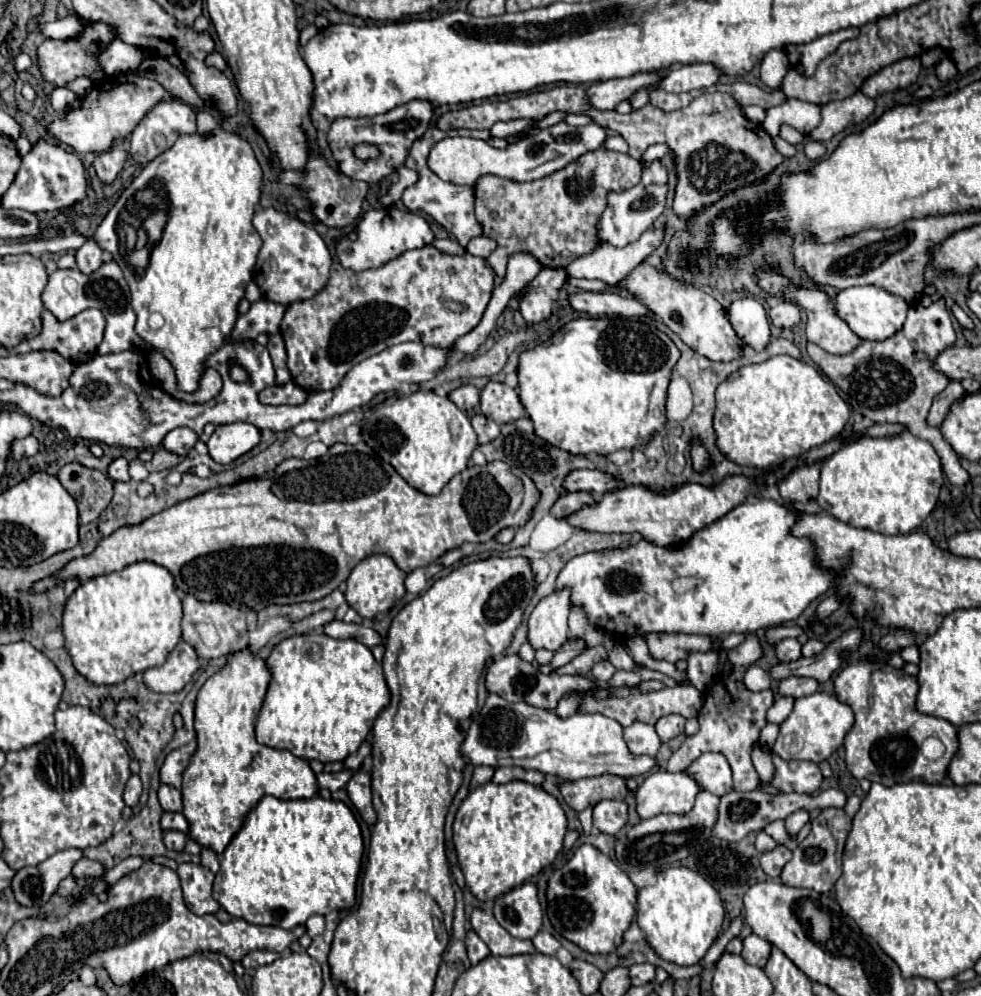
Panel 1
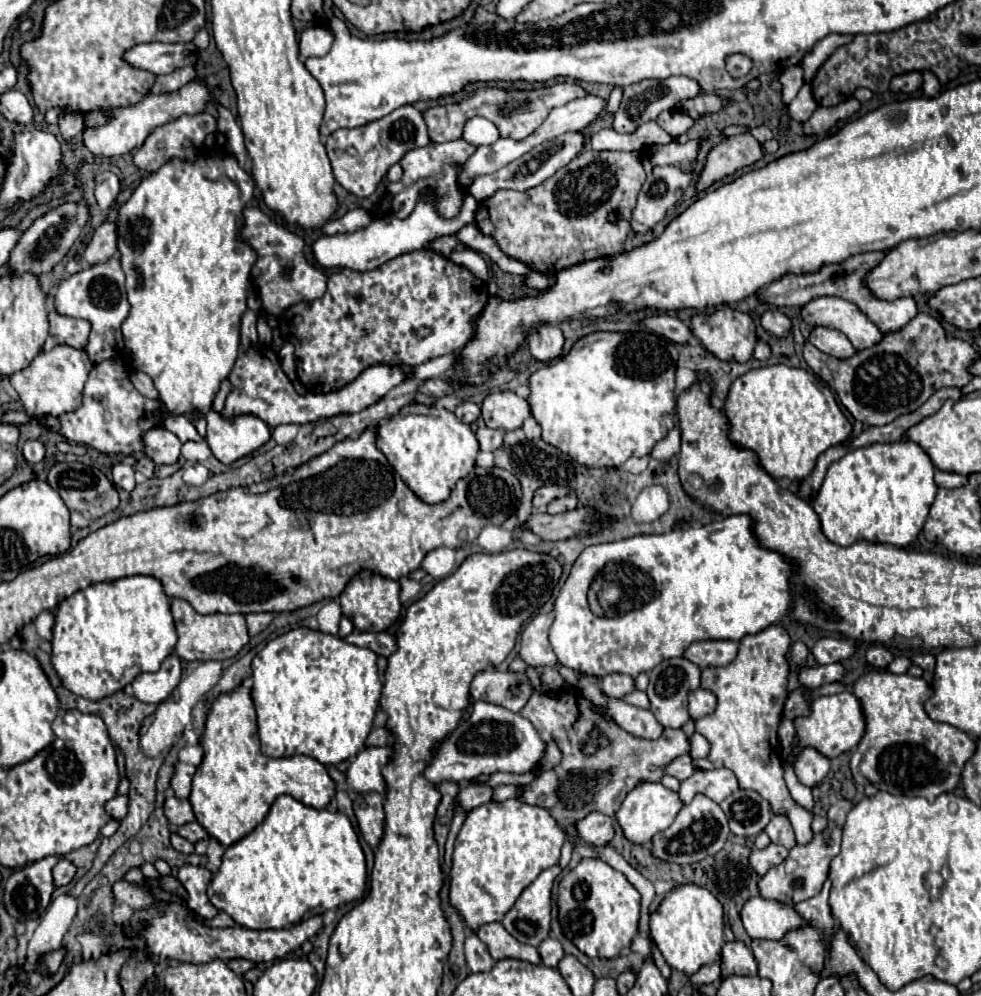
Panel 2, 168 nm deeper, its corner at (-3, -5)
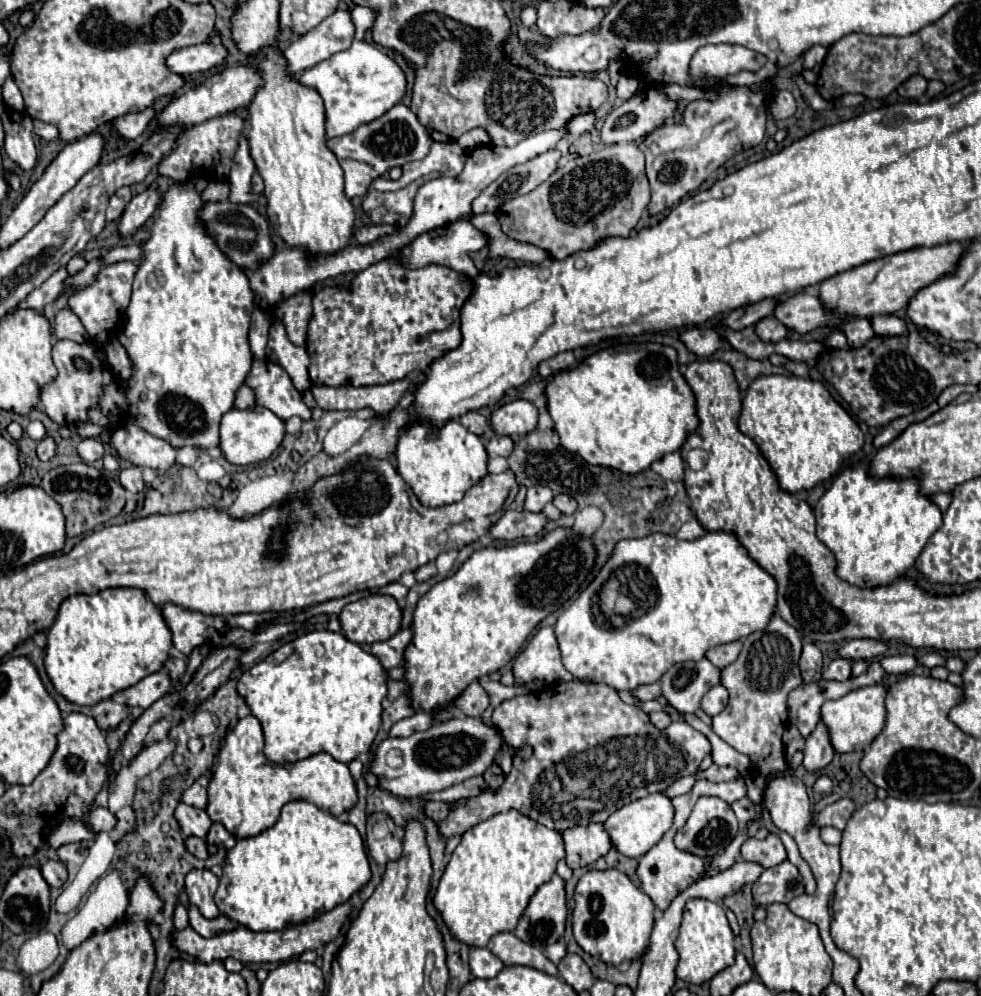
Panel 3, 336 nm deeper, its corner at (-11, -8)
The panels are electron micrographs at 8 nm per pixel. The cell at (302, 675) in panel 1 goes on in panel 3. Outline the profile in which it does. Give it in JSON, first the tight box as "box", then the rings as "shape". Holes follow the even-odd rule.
{"box":[236,629,386,763],"shape":[[[324,629],[308,631],[256,663],[238,679],[236,691],[250,707],[250,713],[260,721],[264,731],[264,755],[272,763],[296,763],[320,751],[330,753],[336,761],[350,763],[358,755],[370,751],[380,729],[386,681],[386,671],[380,659],[366,653],[358,643],[348,641],[342,633]]]}

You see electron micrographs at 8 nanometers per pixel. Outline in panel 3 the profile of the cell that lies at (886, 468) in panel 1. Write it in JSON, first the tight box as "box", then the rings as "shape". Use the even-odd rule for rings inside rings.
{"box":[816,461,942,587],"shape":[[[868,461],[844,469],[834,479],[832,487],[820,497],[816,509],[816,535],[818,539],[834,553],[836,559],[836,575],[856,587],[882,587],[894,583],[898,577],[906,575],[906,571],[914,565],[918,555],[922,553],[928,539],[940,529],[942,513],[940,509],[928,499],[920,495],[916,479],[872,479],[868,475]]]}

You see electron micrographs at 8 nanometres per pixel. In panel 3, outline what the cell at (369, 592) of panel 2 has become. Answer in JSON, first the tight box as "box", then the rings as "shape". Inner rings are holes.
{"box":[338,593,402,645],"shape":[[[372,593],[366,599],[348,603],[338,619],[348,641],[372,645],[390,639],[400,629],[402,613],[394,597]]]}

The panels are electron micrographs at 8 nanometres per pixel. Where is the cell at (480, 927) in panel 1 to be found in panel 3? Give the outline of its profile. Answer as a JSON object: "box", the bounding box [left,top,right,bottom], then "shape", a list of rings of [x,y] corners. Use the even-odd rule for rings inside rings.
{"box":[488,933,558,975],"shape":[[[498,933],[490,939],[488,949],[502,959],[504,965],[526,965],[548,975],[558,975],[556,965],[544,957],[544,953],[522,939],[516,939],[514,933]]]}

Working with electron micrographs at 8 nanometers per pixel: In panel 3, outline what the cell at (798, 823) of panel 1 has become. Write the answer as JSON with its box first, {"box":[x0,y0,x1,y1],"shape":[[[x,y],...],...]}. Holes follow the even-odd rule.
{"box":[822,685,886,753],"shape":[[[870,685],[870,687],[850,691],[844,697],[840,697],[836,701],[826,701],[822,705],[822,721],[826,723],[832,745],[838,753],[864,749],[866,745],[870,745],[876,739],[876,735],[884,729],[882,723],[886,723],[884,697],[886,697],[884,685]]]}

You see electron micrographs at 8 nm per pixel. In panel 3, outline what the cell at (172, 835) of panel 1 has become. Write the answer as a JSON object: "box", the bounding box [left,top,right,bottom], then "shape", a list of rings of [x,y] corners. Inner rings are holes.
{"box":[186,837,208,859],"shape":[[[190,837],[186,841],[186,847],[192,855],[196,855],[198,859],[208,859],[208,851],[206,851],[206,841],[204,839],[196,839],[196,837]]]}

